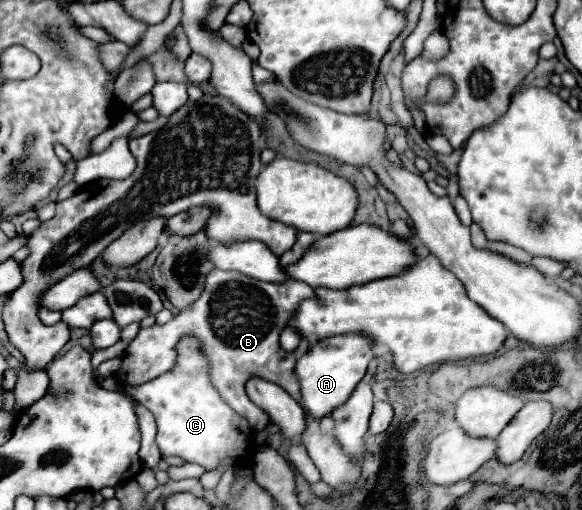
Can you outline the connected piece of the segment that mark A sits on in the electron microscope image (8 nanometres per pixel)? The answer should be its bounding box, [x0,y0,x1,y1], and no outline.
[295,334,371,420]

